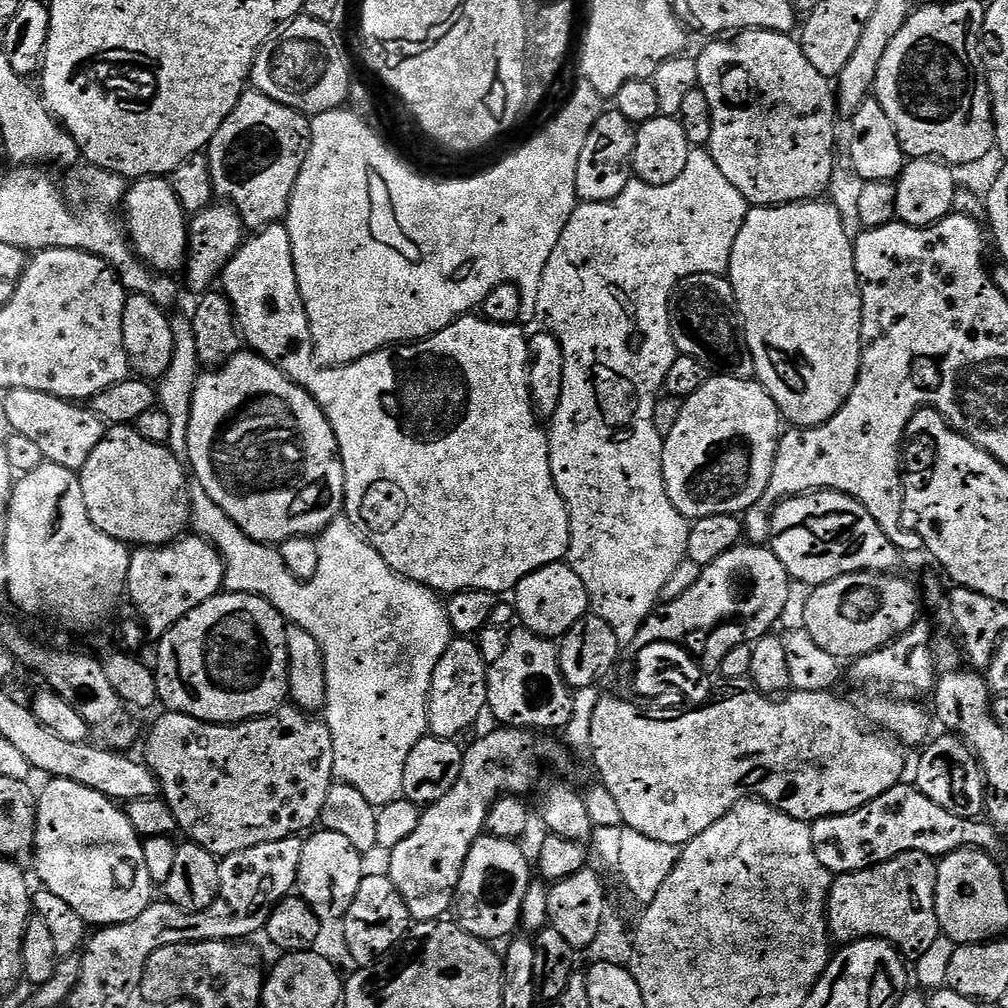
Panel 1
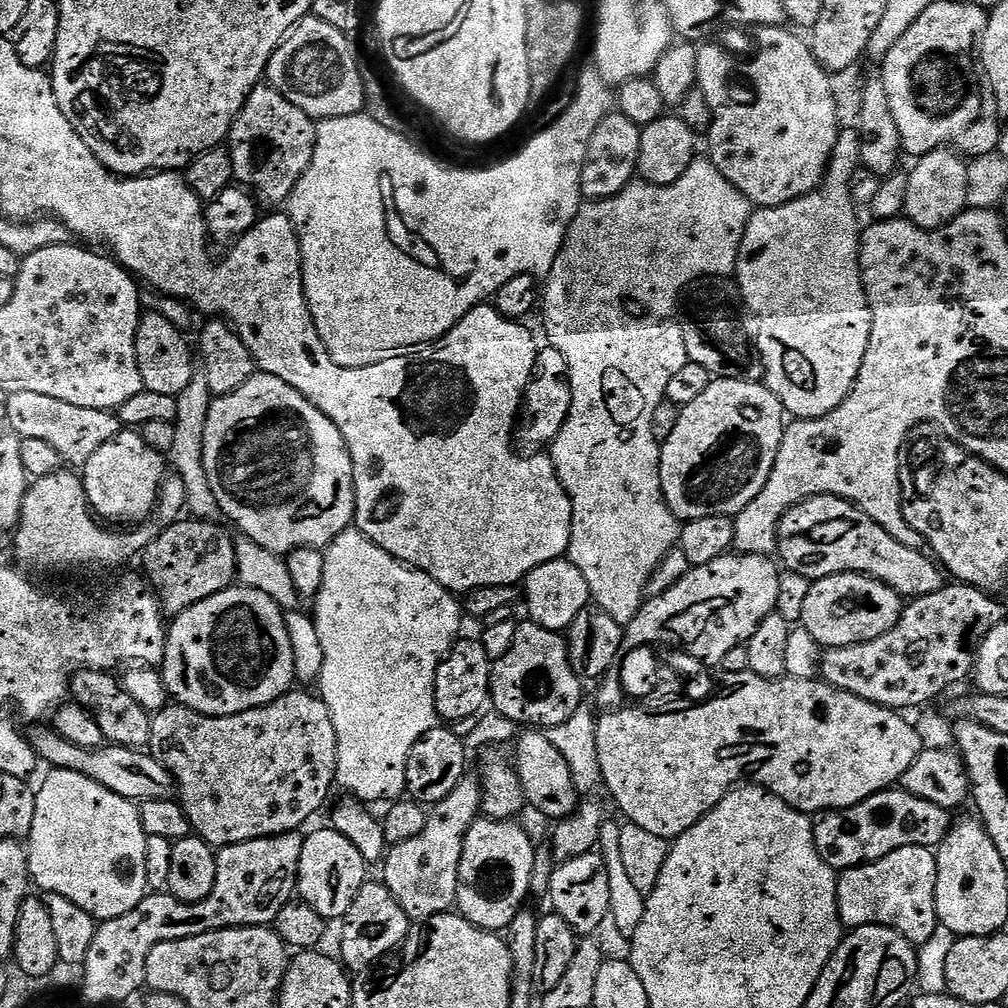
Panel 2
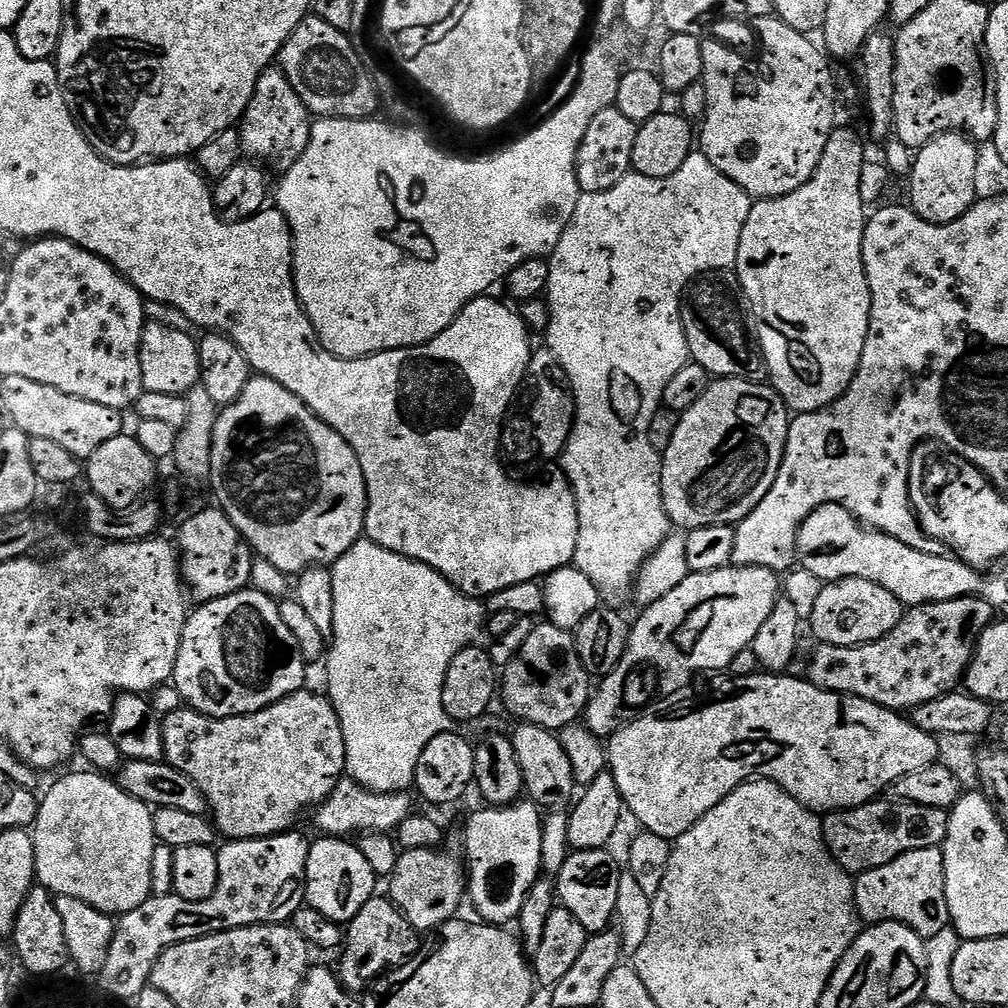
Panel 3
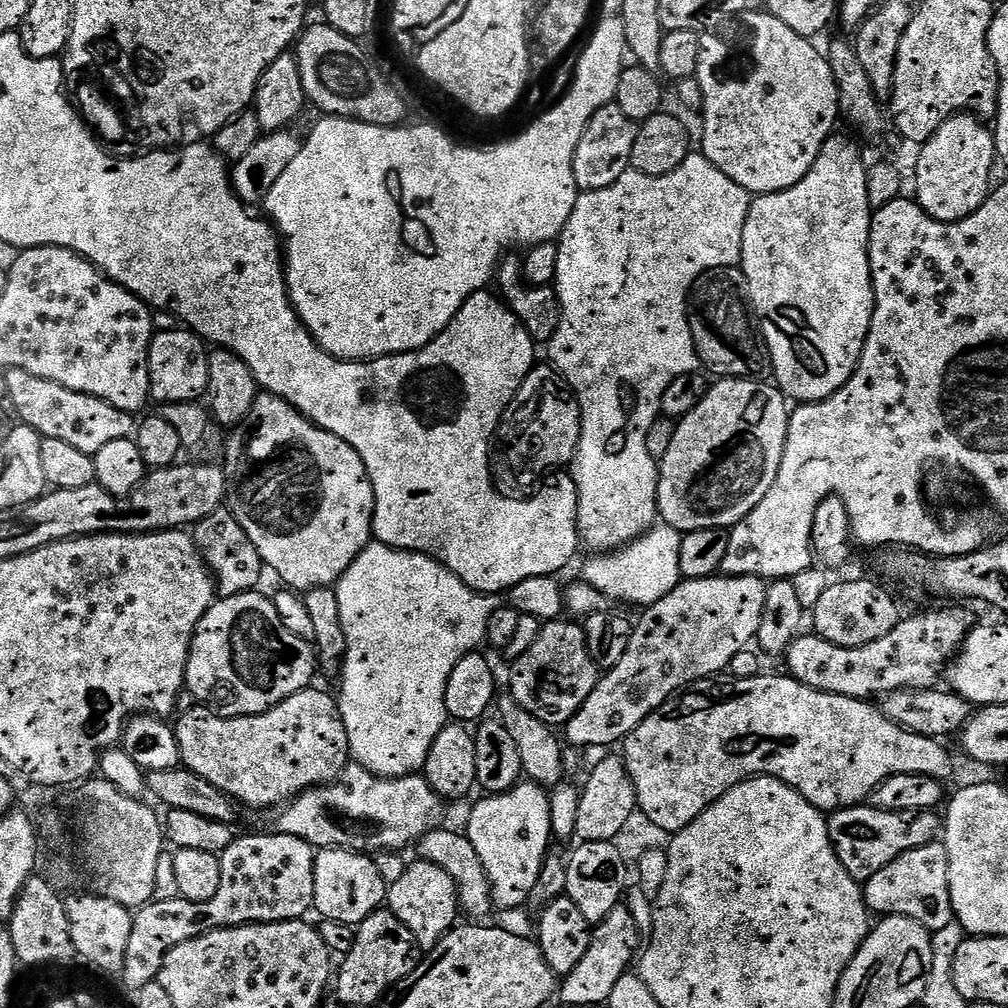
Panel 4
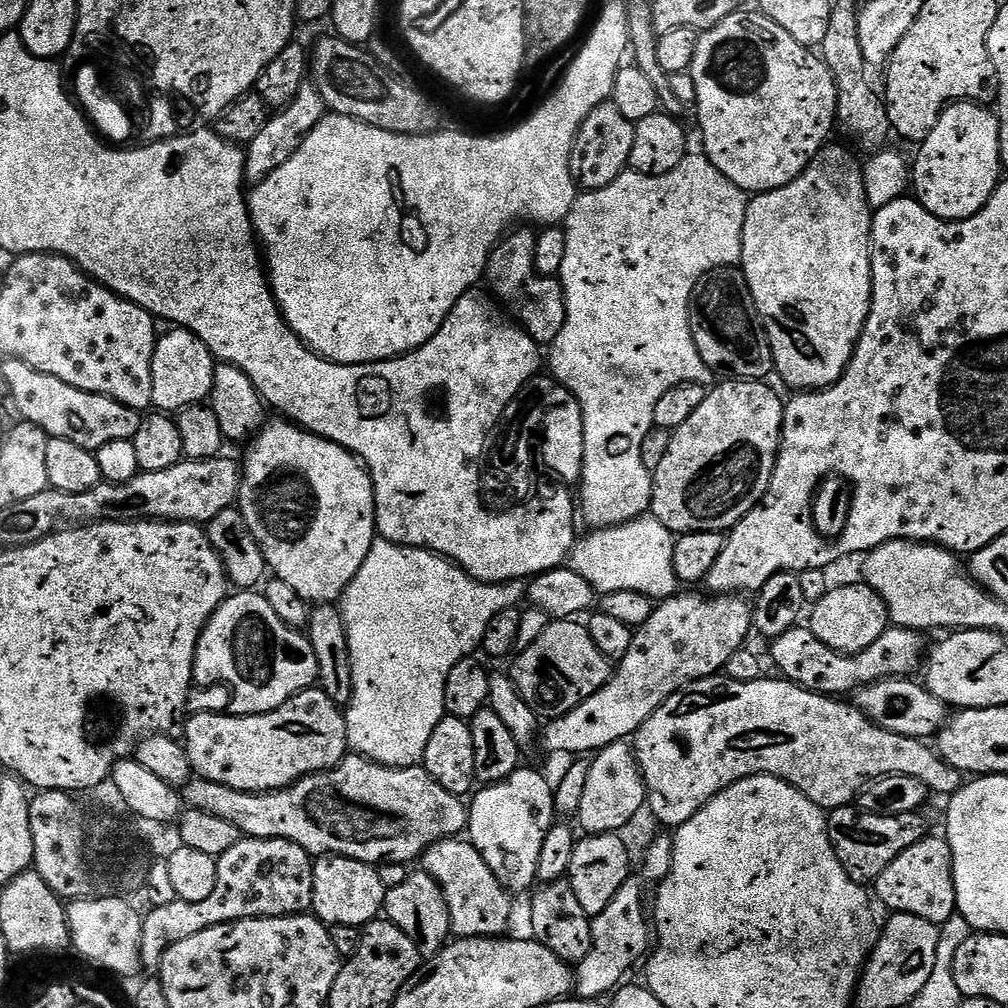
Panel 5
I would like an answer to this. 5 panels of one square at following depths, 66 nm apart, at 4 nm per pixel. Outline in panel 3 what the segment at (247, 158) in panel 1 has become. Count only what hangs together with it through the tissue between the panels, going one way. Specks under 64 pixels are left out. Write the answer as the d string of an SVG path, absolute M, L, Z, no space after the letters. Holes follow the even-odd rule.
M279 66L270 67L258 78L254 98L250 98L250 106L238 125L243 155L256 162L269 160L277 164L280 170L287 170L306 150L313 123L308 108L302 98L294 94L294 86L290 86L284 71Z

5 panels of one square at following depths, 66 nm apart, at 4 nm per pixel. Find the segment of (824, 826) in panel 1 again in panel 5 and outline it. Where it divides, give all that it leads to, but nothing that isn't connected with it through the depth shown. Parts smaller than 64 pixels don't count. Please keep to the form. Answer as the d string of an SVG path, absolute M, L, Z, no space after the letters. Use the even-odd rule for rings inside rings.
M852 806L831 809L828 816L828 837L846 874L863 885L876 881L882 870L886 870L886 866L890 866L890 862L898 858L898 854L910 850L910 846L929 835L930 828L920 815L919 811L914 811L883 816L861 812Z

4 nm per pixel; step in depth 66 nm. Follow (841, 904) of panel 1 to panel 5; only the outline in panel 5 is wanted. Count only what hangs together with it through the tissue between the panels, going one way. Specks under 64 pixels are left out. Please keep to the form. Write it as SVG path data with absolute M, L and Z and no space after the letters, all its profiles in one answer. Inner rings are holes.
M929 834L910 846L910 850L898 854L874 881L874 896L888 907L889 913L905 912L926 918L926 922L937 926L947 925L951 921L948 919L957 915L952 851L947 839L940 837L939 840L935 834Z

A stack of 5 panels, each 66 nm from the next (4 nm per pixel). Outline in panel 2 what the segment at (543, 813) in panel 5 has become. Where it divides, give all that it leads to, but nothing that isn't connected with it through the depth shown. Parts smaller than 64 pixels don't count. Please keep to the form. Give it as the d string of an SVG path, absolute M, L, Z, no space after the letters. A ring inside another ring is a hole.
M478 818L464 839L456 908L459 915L486 932L511 929L514 918L525 907L524 899L529 899L532 891L537 845L518 825L511 820Z

